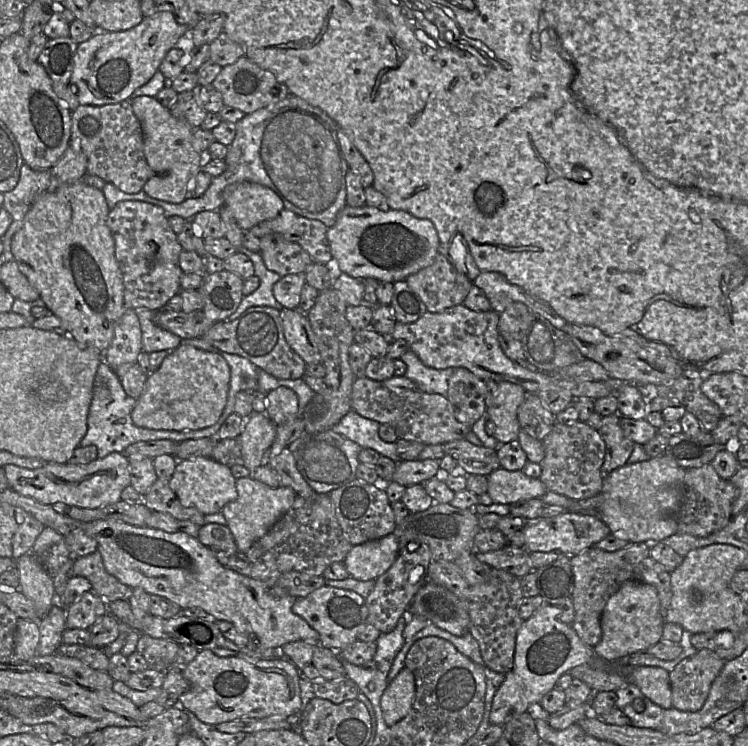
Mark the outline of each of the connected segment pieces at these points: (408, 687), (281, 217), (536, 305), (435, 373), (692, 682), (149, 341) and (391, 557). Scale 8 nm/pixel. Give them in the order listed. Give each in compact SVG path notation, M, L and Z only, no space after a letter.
M403 668L389 682L381 696L383 718L388 727L403 719L411 710L416 695L415 677L408 668Z
M284 208L274 219L263 221L249 231L259 239L268 234L280 234L286 240L300 245L313 263L325 265L332 259L327 230L321 221L299 216Z
M483 272L473 280L487 296L491 304L491 310L502 313L514 302L525 304L533 314L539 314L546 318L556 328L563 330L567 321L560 317L547 303L527 293L521 287L510 283L505 276L497 272Z
M411 350L406 351L401 359L407 366L404 376L413 381L419 391L447 396L449 379L455 368L433 369L427 367Z
M708 649L680 661L670 673L673 707L686 712L699 711L726 660Z
M135 309L142 333L142 351L146 353L158 351L173 351L180 343L181 338L159 327L155 323L155 314L148 309Z
M394 533L377 540L353 545L343 564L350 577L361 580L376 580L394 563L399 542Z

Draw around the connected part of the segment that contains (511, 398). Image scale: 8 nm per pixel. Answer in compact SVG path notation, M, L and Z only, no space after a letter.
M499 382L497 388L492 405L486 413L488 419L495 424L494 438L503 444L518 438L521 428L517 410L527 392L520 385L510 382Z

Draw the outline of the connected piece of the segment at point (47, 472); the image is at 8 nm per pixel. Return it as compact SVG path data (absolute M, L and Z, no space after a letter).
M112 452L87 464L47 462L34 469L15 465L5 465L3 469L8 487L23 496L49 505L61 502L68 506L99 508L121 500L123 489L129 486L131 481L128 460L124 453Z

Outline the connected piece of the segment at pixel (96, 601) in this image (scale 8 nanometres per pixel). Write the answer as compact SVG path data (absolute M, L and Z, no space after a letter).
M92 590L85 592L65 609L67 628L90 629L107 613L107 603Z

